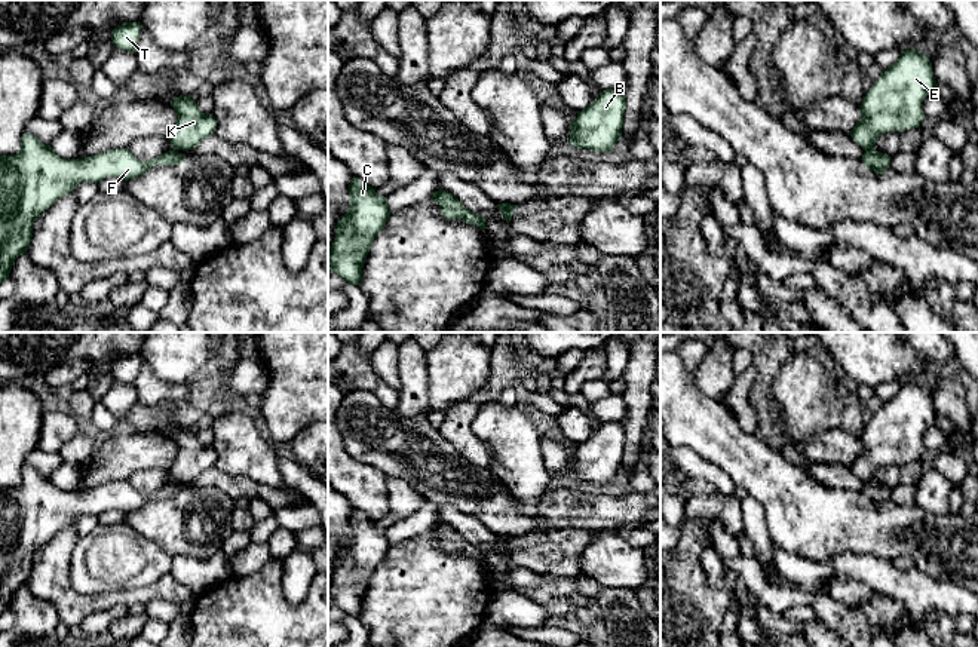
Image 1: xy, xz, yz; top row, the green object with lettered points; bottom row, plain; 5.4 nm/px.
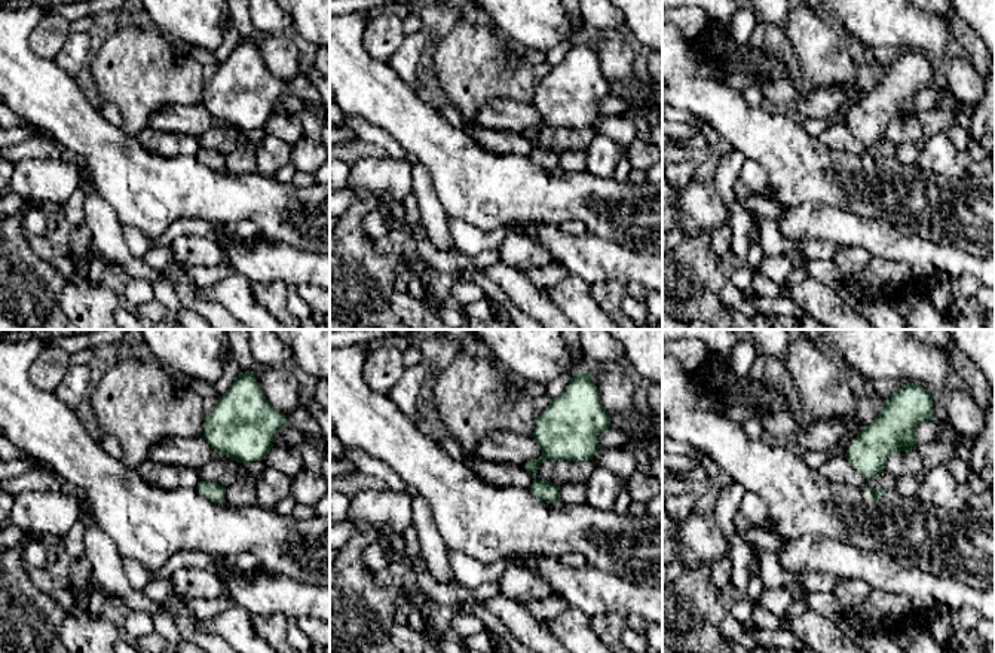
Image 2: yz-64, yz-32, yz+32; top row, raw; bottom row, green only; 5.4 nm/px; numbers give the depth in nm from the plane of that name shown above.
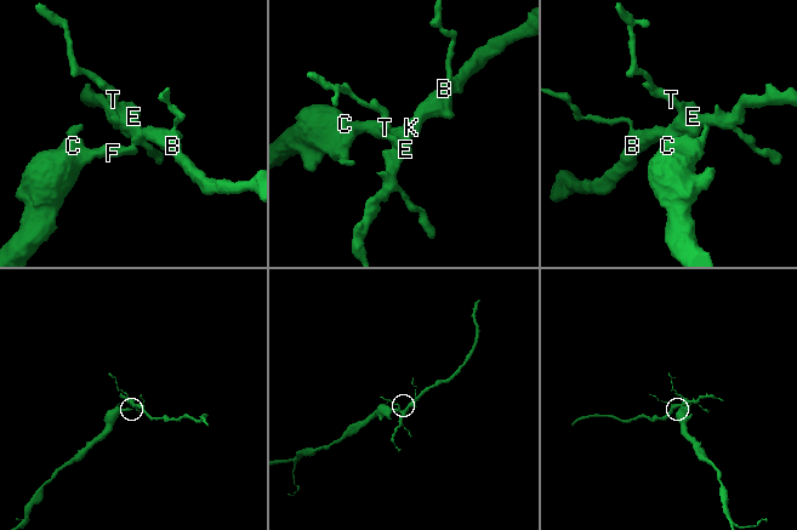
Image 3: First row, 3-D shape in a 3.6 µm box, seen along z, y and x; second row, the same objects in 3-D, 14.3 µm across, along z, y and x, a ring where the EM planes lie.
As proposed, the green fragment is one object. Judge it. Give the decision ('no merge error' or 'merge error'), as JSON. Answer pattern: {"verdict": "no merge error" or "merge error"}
{"verdict": "merge error"}

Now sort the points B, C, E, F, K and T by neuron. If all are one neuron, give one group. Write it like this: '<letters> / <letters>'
B E K T / C F

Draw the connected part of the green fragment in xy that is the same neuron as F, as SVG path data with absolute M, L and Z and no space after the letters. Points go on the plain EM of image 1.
M24 464L18 485L0 488L0 617L9 610L15 592L27 586L37 549L79 516L108 509L129 513L153 499L184 494L175 482L142 494L128 479L65 491L50 476Z

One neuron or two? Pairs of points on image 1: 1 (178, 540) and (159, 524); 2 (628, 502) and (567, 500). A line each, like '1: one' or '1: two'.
1: one
2: one

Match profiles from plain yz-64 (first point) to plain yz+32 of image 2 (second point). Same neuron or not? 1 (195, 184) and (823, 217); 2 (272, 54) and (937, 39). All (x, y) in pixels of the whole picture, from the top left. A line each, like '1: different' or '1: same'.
1: different
2: different

